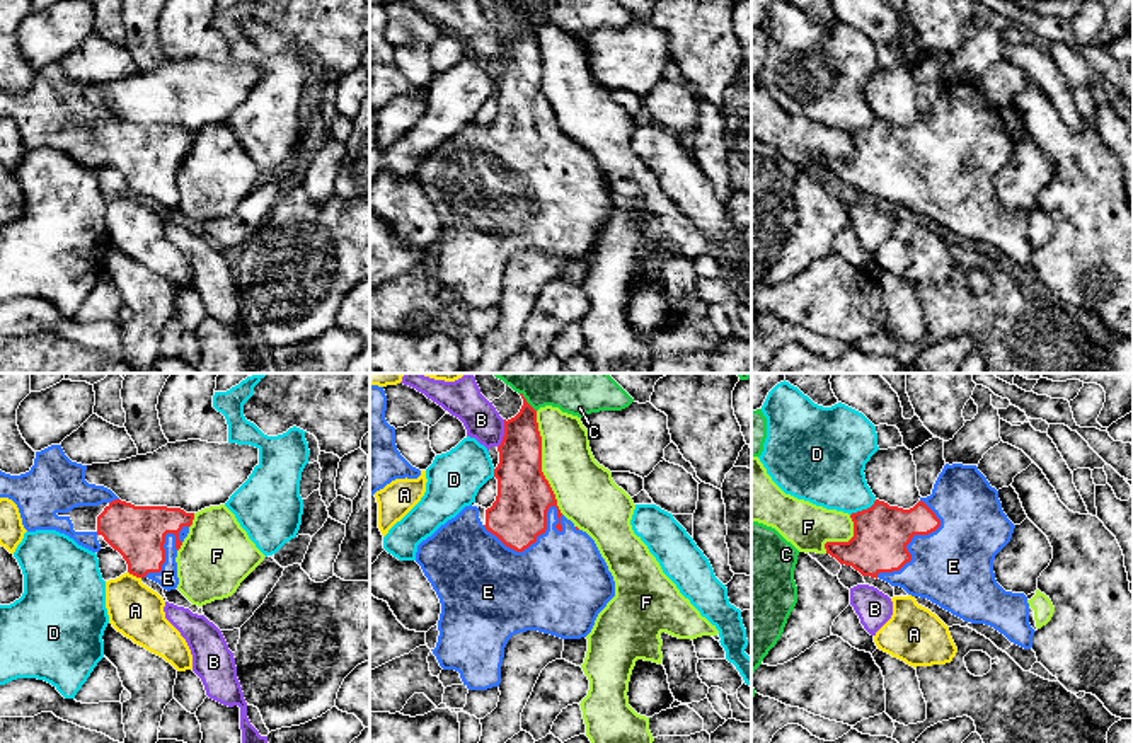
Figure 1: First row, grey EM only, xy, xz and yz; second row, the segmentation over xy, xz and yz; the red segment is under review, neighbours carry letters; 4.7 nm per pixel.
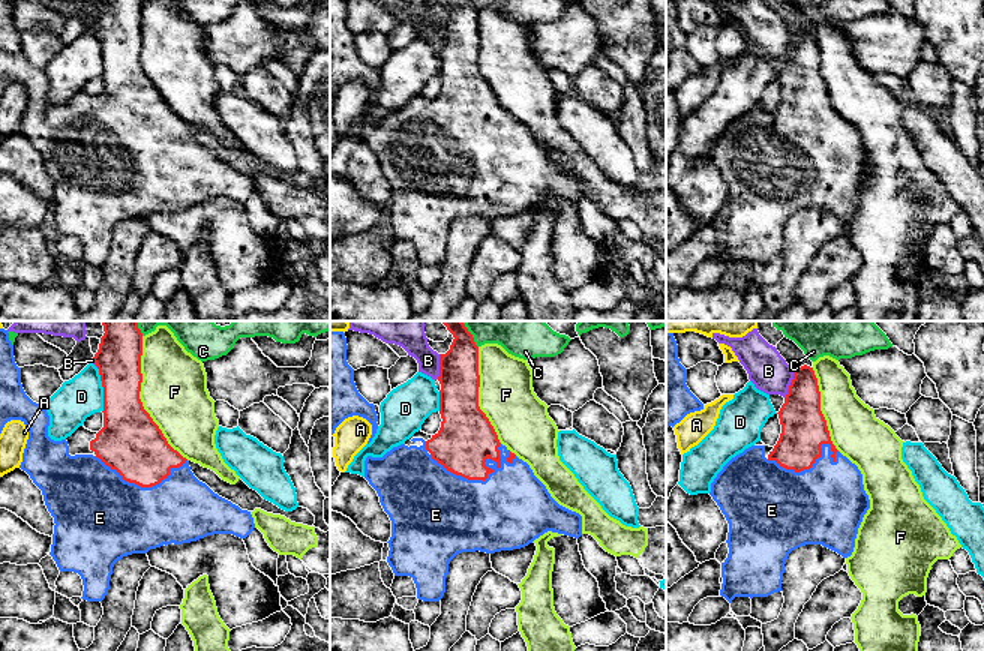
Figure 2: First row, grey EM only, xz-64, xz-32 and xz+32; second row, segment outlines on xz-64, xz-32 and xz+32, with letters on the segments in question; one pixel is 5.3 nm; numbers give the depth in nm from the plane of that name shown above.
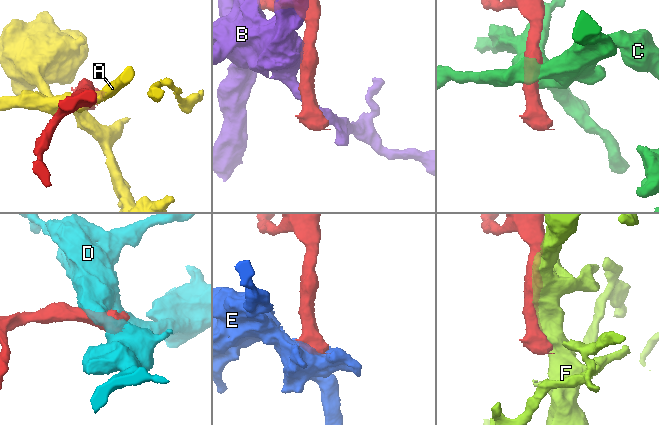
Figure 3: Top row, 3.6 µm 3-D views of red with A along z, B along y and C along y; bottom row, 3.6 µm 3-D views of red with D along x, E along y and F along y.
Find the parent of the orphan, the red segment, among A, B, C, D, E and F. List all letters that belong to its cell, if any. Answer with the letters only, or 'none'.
E

